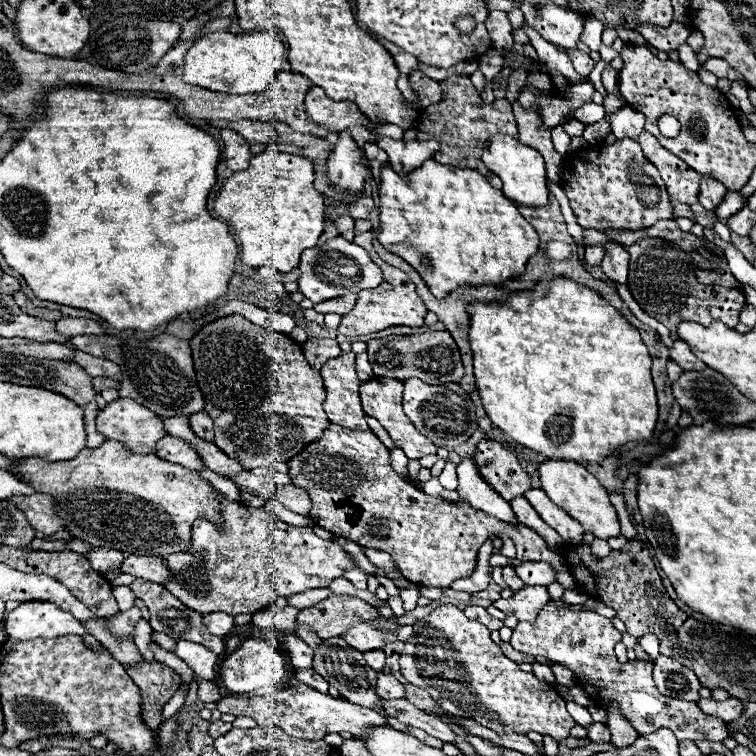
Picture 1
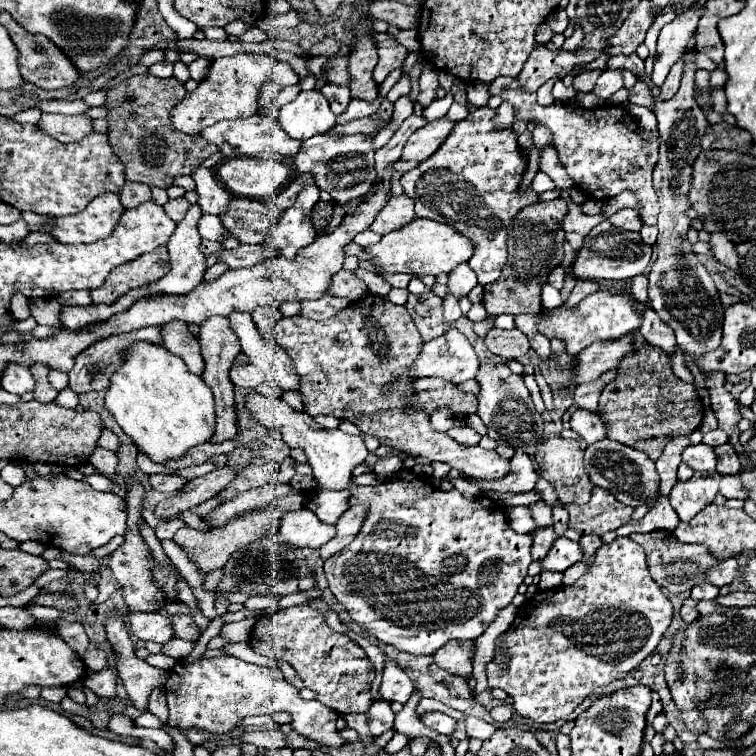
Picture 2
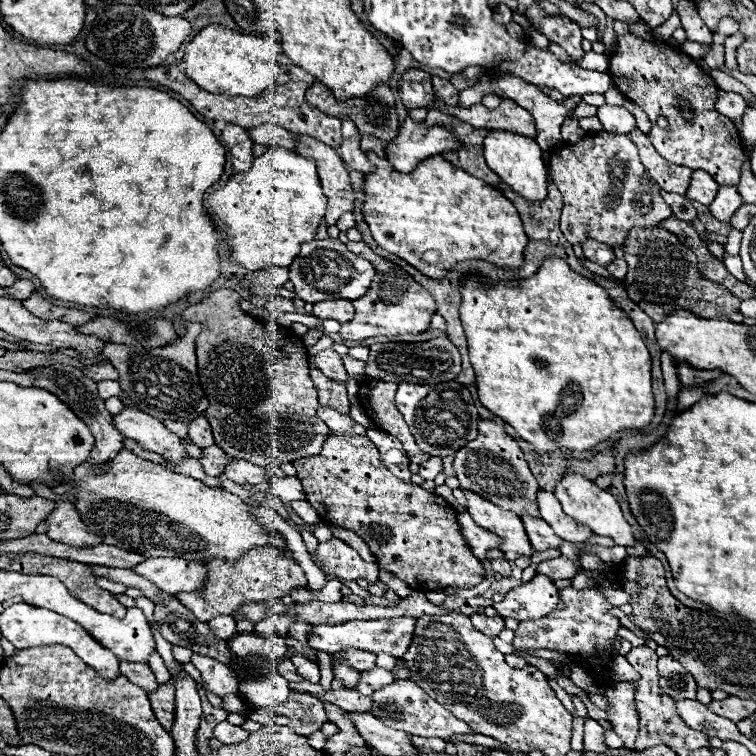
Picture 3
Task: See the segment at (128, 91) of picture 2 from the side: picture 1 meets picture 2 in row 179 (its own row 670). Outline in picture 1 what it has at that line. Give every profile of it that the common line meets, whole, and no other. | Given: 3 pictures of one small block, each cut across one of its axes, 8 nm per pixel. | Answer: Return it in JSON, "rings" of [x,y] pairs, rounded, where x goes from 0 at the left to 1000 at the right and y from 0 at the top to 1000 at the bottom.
{"rings":[[[188,873],[185,878],[172,881],[167,889],[175,894],[180,907],[185,910],[188,955],[196,963],[209,966],[209,960],[214,955],[217,931],[233,918],[233,913],[241,905],[238,892],[230,889],[228,884],[222,884],[220,878],[204,876],[204,873],[201,876]]]}

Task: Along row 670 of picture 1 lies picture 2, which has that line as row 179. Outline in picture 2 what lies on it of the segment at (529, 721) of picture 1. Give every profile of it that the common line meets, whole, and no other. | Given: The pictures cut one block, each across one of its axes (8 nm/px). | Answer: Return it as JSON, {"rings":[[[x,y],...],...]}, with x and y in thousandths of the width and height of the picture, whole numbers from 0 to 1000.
{"rings":[[[646,140],[630,143],[616,159],[603,161],[598,177],[593,180],[593,185],[582,193],[582,198],[577,204],[571,204],[566,212],[556,214],[548,225],[540,225],[529,235],[529,241],[534,246],[534,257],[548,265],[550,283],[556,288],[595,296],[598,302],[603,302],[608,310],[619,312],[630,323],[630,333],[619,349],[632,362],[632,373],[638,378],[651,376],[661,368],[661,360],[664,360],[664,354],[669,349],[669,339],[672,339],[669,302],[677,294],[677,288],[690,275],[714,267],[714,259],[706,251],[688,254],[688,241],[696,228],[693,198],[685,193],[685,180],[675,169],[667,169],[667,172],[653,169],[653,164],[648,161],[653,153],[656,153],[653,143],[646,143]]]}

